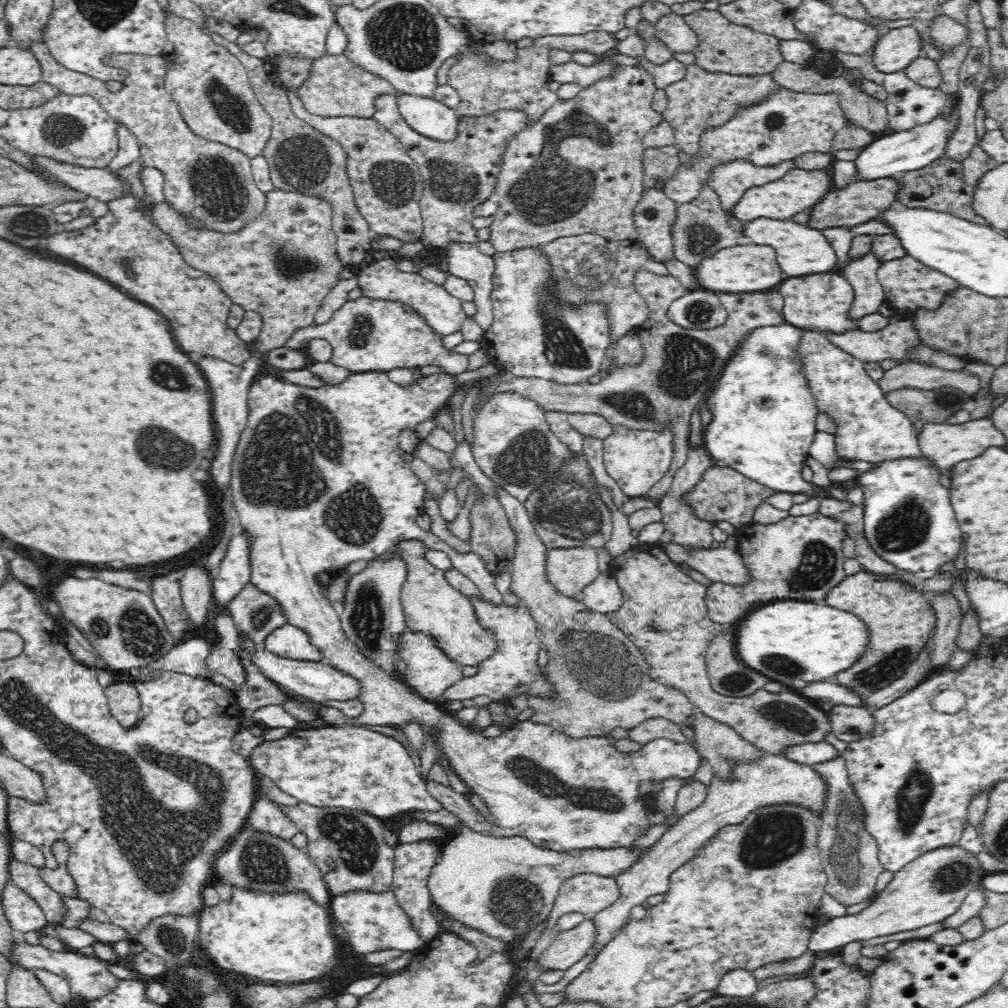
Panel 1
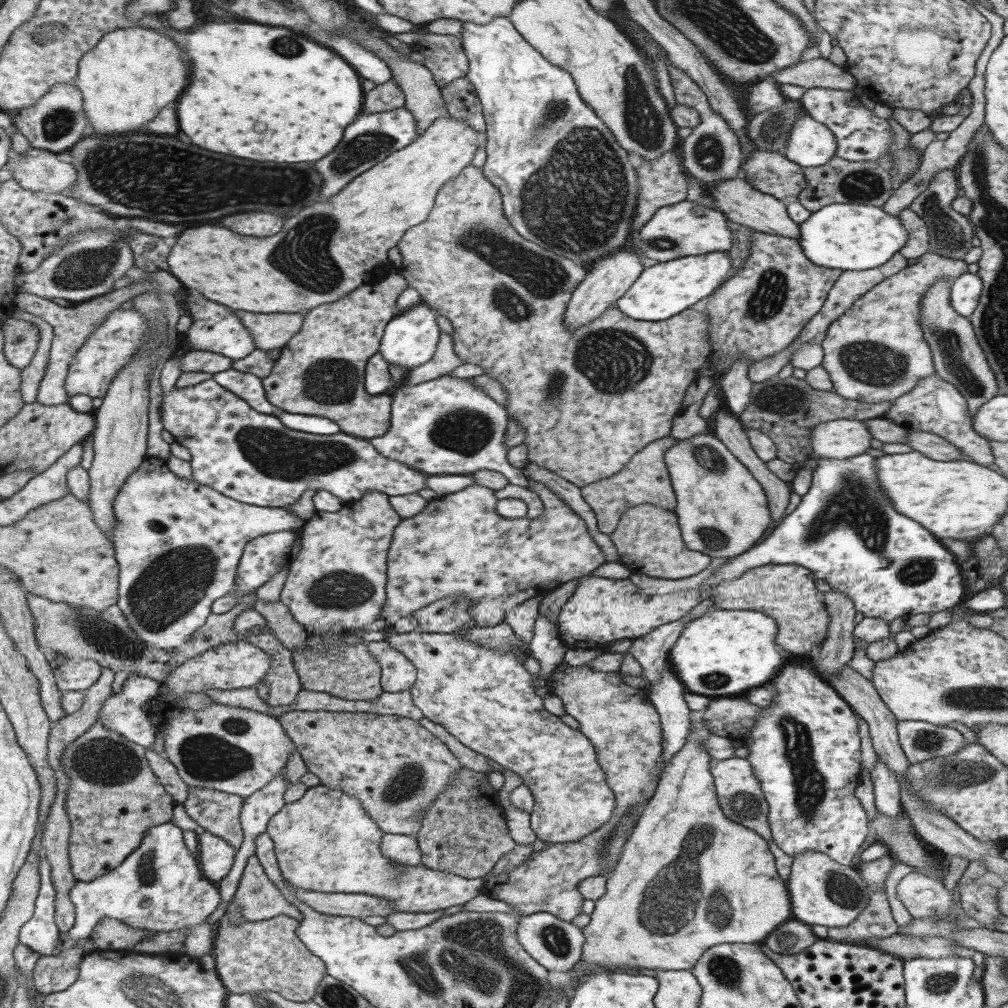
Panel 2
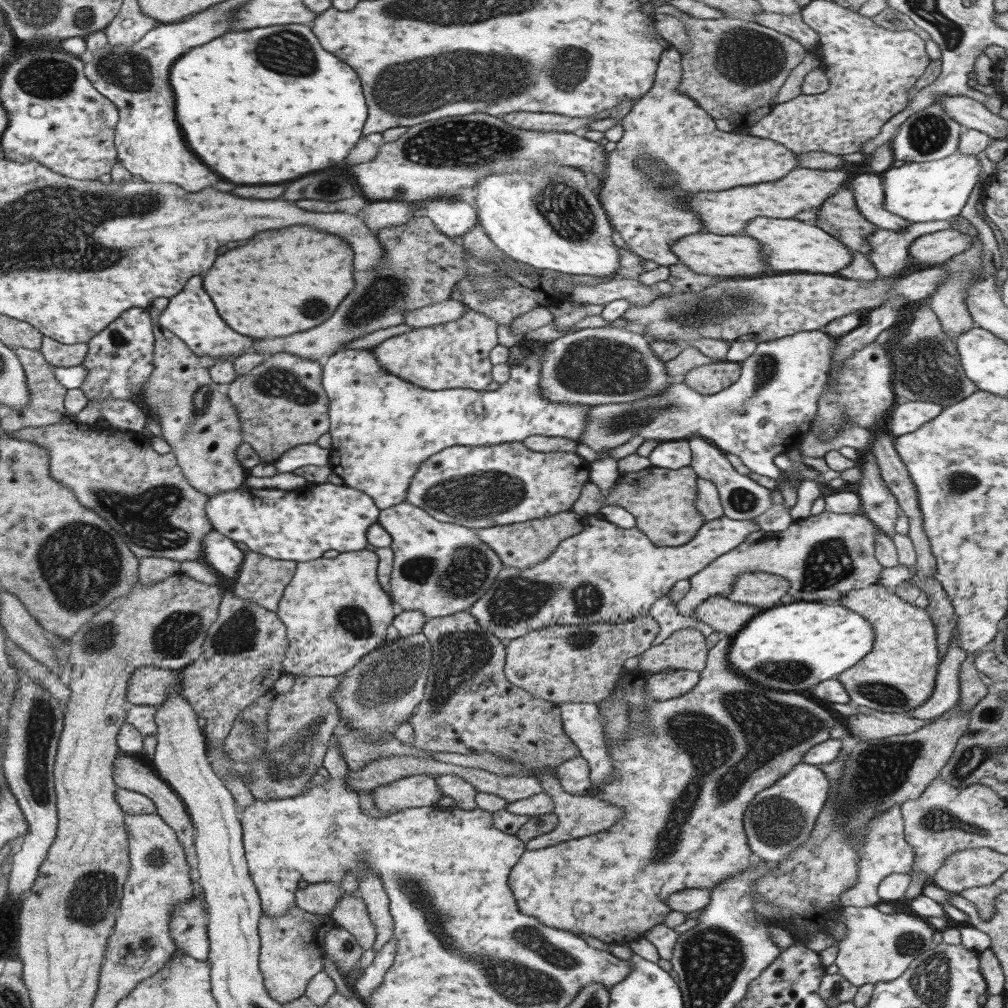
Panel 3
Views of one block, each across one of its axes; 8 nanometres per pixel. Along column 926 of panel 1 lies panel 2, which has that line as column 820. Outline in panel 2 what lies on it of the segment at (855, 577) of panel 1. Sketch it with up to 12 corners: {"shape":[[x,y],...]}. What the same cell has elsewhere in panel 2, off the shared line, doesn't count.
{"shape":[[793,564],[711,585],[717,609],[765,612],[775,642],[813,654],[827,636],[821,593]]}

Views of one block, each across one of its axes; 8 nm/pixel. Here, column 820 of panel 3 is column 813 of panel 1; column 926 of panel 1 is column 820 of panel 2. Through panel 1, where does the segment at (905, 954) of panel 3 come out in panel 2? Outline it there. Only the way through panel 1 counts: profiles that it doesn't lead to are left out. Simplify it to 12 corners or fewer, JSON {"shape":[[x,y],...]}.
{"shape":[[825,853],[792,858],[791,917],[847,926],[872,894]]}

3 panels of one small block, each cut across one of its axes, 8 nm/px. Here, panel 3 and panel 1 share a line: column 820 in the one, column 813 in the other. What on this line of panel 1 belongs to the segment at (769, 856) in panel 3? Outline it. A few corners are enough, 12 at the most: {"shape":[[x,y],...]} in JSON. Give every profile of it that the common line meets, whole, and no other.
{"shape":[[782,754],[724,758],[704,802],[616,876],[620,896],[592,916],[602,949],[634,906],[720,828],[791,802],[818,813],[826,783]]}

